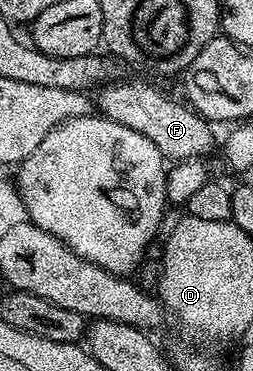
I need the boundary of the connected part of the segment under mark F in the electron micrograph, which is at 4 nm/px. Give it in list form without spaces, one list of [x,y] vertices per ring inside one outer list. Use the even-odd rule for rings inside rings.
[[[114,82],[103,85],[96,94],[96,106],[98,106],[103,115],[111,118],[116,124],[124,124],[128,128],[132,128],[132,132],[140,132],[140,136],[148,136],[148,140],[152,140],[152,144],[156,144],[156,148],[160,148],[163,158],[171,163],[180,163],[192,161],[194,159],[205,159],[205,154],[214,146],[214,130],[207,119],[194,111],[194,107],[183,102],[176,102],[169,98],[162,91],[157,90],[154,86],[148,86],[144,82]]]

